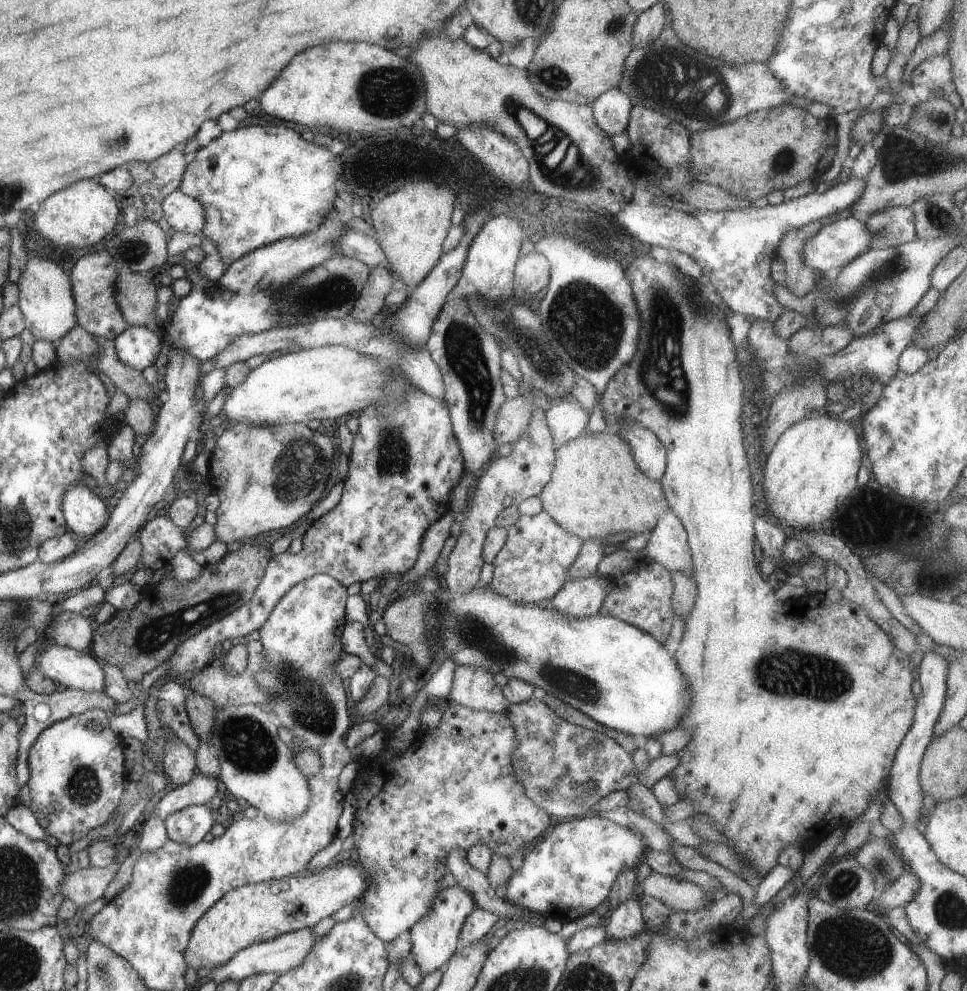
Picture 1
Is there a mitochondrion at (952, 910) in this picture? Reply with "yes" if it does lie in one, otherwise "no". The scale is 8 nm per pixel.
yes

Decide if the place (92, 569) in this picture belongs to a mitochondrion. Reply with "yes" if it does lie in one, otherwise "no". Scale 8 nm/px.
no

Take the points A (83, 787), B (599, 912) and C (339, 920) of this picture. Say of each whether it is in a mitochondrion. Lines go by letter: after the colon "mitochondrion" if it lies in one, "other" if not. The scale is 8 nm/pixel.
A: mitochondrion
B: other
C: other

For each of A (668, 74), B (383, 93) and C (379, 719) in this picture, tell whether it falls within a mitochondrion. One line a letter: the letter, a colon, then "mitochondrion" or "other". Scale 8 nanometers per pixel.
A: mitochondrion
B: mitochondrion
C: other

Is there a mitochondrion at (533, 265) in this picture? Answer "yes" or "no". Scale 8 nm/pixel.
no

